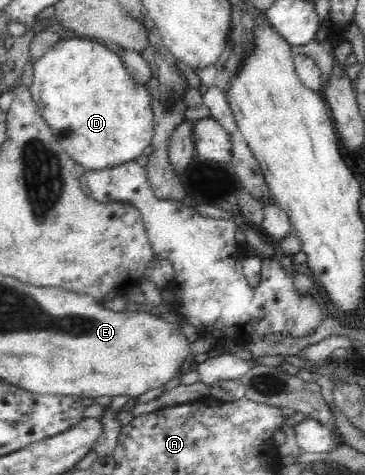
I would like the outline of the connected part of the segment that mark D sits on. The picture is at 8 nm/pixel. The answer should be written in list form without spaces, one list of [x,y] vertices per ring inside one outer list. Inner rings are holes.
[[[74,35],[67,38],[60,38],[53,47],[47,49],[47,51],[33,63],[34,77],[29,87],[33,101],[37,104],[42,119],[53,130],[55,137],[58,138],[58,142],[62,145],[62,148],[76,161],[76,163],[81,164],[86,170],[102,170],[133,161],[140,155],[143,155],[143,149],[150,145],[154,134],[154,115],[151,94],[146,85],[138,84],[131,77],[131,74],[127,72],[126,65],[123,64],[123,60],[121,60],[121,56],[119,56],[118,53],[113,52],[107,48],[106,44],[101,44],[93,38]]]

